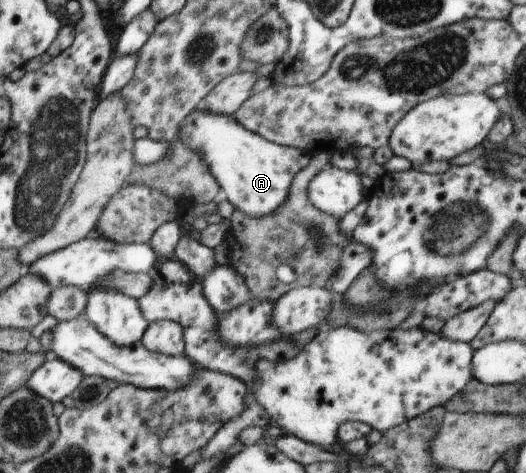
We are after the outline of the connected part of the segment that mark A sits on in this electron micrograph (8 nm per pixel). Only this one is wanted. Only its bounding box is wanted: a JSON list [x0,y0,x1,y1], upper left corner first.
[177,107,312,218]

